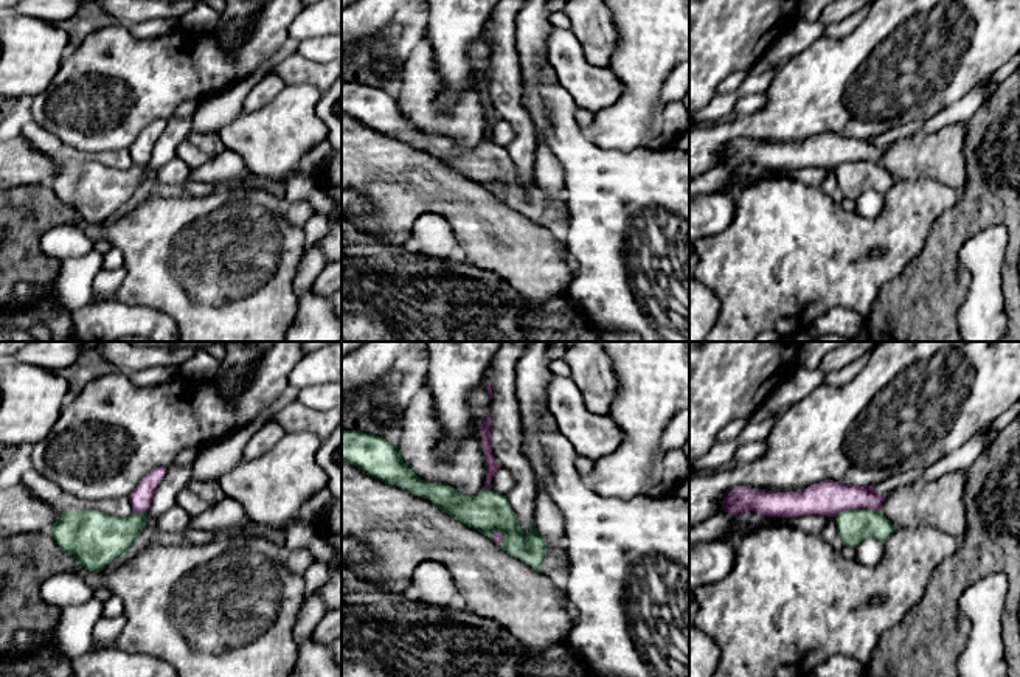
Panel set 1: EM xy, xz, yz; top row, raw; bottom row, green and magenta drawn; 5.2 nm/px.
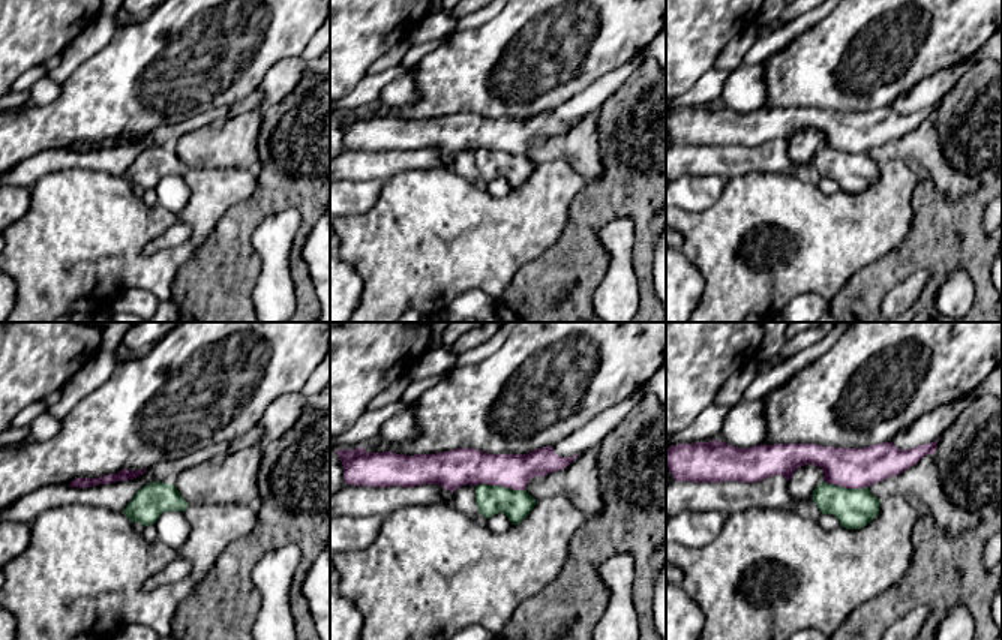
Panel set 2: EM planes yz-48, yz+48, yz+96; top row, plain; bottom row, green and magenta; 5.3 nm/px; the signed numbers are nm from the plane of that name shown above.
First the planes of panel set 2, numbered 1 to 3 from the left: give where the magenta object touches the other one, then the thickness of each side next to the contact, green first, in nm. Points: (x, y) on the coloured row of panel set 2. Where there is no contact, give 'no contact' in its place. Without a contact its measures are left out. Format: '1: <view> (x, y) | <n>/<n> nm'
1: no contact
2: yz+48 (500, 486) | 160/200 nm
3: yz+96 (845, 487) | 200/220 nm

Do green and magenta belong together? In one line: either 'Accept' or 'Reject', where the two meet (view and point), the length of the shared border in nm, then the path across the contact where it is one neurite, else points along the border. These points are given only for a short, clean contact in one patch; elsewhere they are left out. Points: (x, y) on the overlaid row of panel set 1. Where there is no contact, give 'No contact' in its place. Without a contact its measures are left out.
Reject. Touches green at yz (856, 510). Shared border 260 nm. Boundary: yz (879, 510), (846, 508), (832, 516)

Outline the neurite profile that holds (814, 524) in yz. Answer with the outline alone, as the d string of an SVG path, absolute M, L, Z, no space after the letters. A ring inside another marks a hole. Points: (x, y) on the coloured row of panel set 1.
M753 511L730 516L719 512L708 517L705 522L689 528L689 547L700 542L737 540L759 528L786 525L793 529L801 529L809 534L821 534L829 516L809 514L800 517L768 517Z

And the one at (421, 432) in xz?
M503 342L484 370L484 382L469 396L470 424L455 453L442 460L438 446L444 430L436 415L427 382L418 388L401 415L396 443L404 463L427 483L446 483L463 495L484 488L487 461L481 447L480 427L491 415L491 449L500 467L515 477L506 498L519 523L529 536L536 511L537 484L522 447L522 418L515 391L515 363L528 342Z

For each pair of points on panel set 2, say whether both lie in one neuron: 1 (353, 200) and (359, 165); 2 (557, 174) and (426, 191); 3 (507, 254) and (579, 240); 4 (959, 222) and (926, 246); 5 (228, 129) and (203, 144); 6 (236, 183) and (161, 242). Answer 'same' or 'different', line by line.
1: different
2: same
3: different
4: same
5: same
6: different

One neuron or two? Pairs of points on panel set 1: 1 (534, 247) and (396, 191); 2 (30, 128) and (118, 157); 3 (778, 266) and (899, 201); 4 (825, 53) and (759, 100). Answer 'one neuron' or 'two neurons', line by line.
1: one neuron
2: one neuron
3: one neuron
4: two neurons

